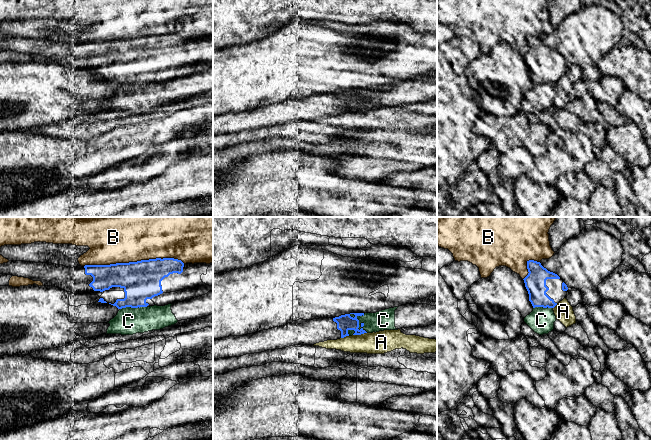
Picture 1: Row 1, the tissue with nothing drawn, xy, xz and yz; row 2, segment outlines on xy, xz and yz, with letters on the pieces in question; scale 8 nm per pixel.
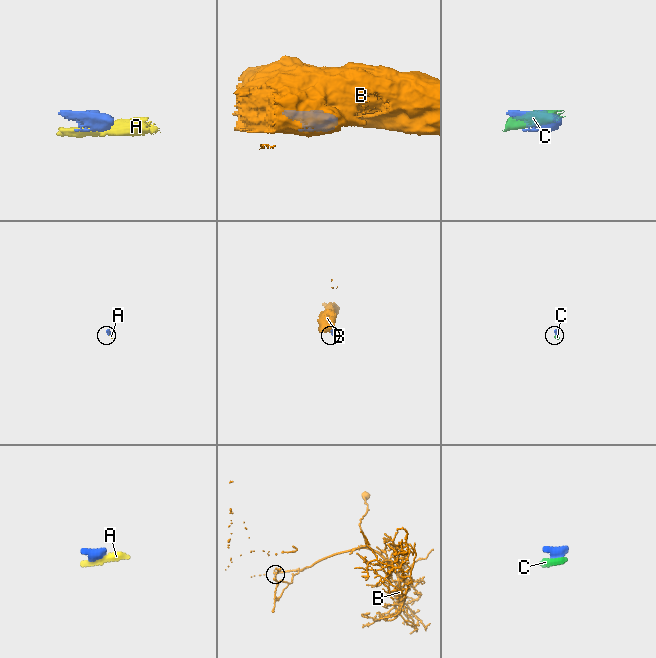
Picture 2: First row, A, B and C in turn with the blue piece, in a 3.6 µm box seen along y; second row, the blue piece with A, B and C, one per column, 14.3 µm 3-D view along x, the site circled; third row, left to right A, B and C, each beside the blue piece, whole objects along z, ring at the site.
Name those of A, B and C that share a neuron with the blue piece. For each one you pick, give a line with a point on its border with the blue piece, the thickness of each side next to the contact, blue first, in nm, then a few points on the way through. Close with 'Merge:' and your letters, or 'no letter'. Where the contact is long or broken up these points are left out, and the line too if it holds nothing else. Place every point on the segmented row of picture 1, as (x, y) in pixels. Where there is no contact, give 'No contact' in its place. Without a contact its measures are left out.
Merge: no letter

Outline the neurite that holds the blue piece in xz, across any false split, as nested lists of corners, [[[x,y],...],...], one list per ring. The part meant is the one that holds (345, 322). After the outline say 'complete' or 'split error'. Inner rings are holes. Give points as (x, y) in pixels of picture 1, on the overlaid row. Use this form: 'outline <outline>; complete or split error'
outline [[[350,313],[335,318],[299,319],[285,326],[273,327],[253,334],[218,338],[213,340],[213,359],[240,357],[246,354],[282,349],[293,345],[314,345],[319,342],[337,340],[349,336],[349,330],[355,331],[353,335],[361,335],[367,333],[363,328],[358,329],[359,320],[357,317],[362,315],[364,316],[364,313]]]; split error

